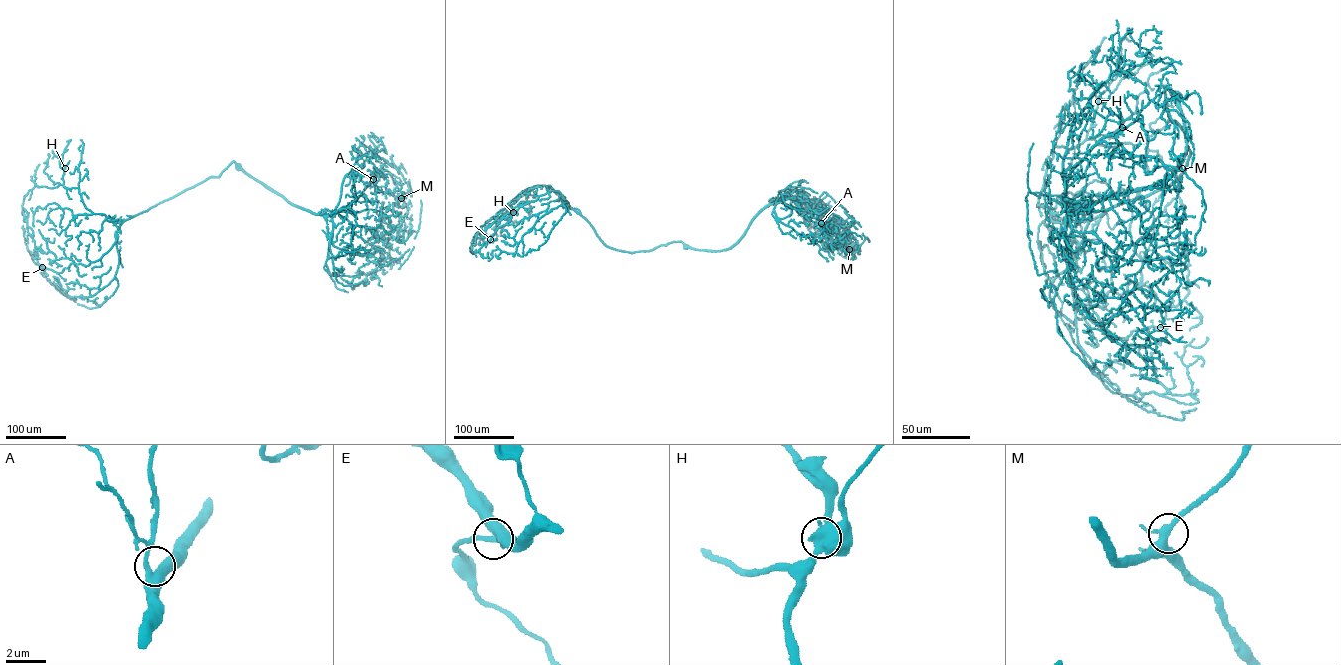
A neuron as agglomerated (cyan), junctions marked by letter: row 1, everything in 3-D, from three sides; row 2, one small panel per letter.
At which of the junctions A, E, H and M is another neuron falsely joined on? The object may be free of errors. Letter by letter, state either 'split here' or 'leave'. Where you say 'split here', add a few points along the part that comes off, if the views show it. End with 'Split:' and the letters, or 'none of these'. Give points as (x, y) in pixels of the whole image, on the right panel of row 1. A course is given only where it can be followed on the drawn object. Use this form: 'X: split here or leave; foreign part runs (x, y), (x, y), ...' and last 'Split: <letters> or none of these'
A: leave
E: leave
H: split here; foreign part runs (1098, 101), (1092, 84)
M: leave
Split: H

